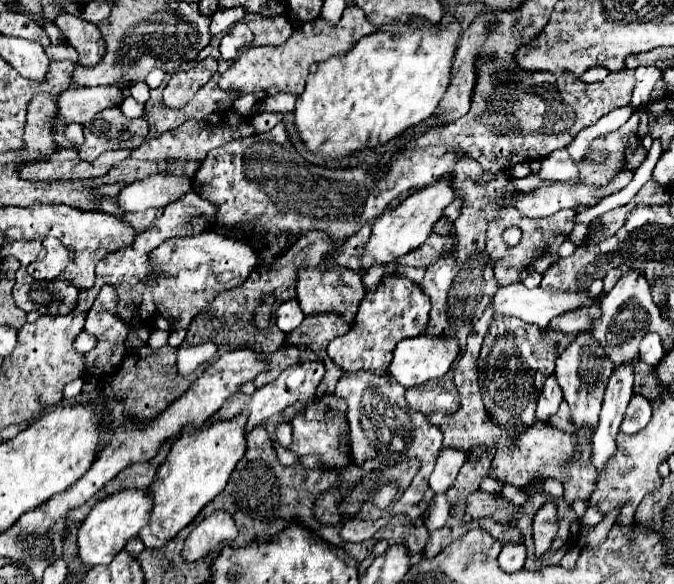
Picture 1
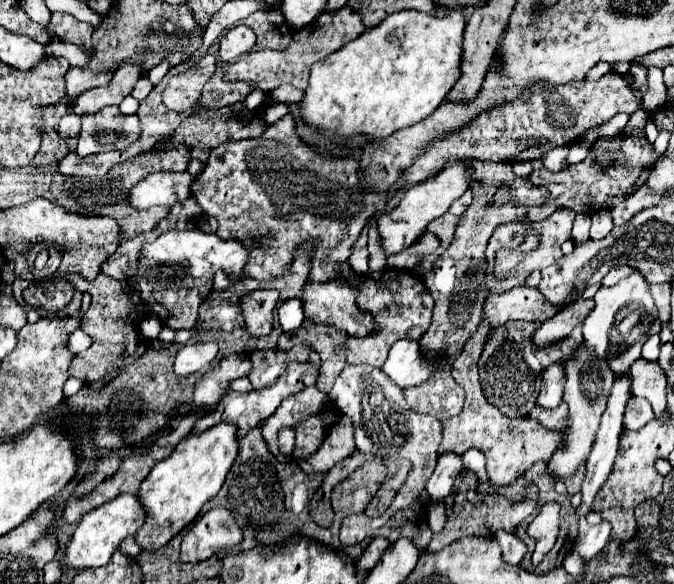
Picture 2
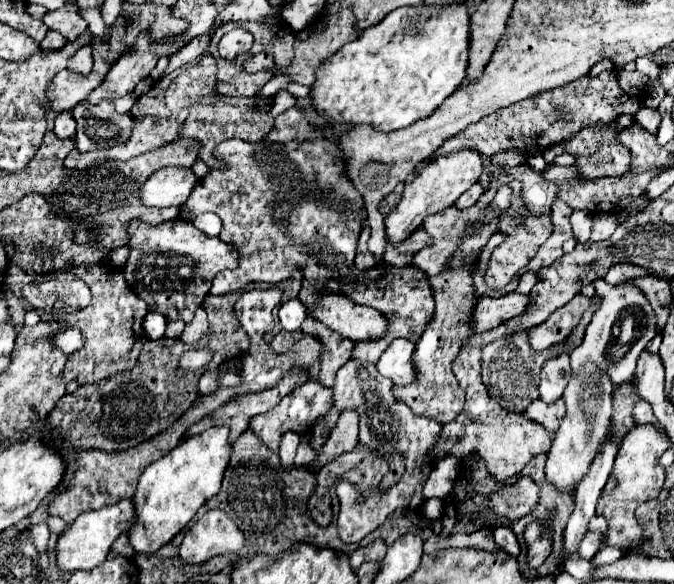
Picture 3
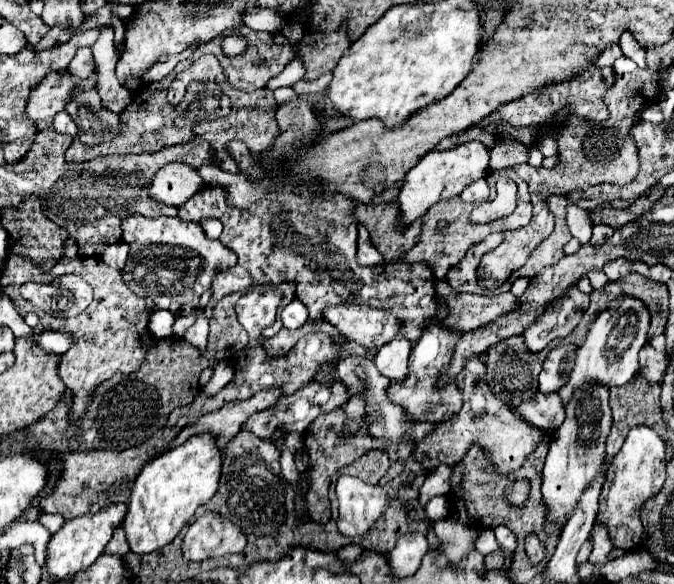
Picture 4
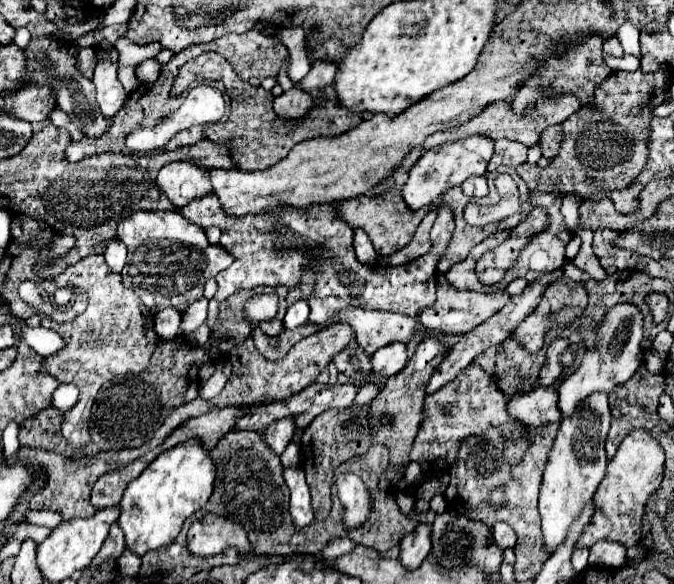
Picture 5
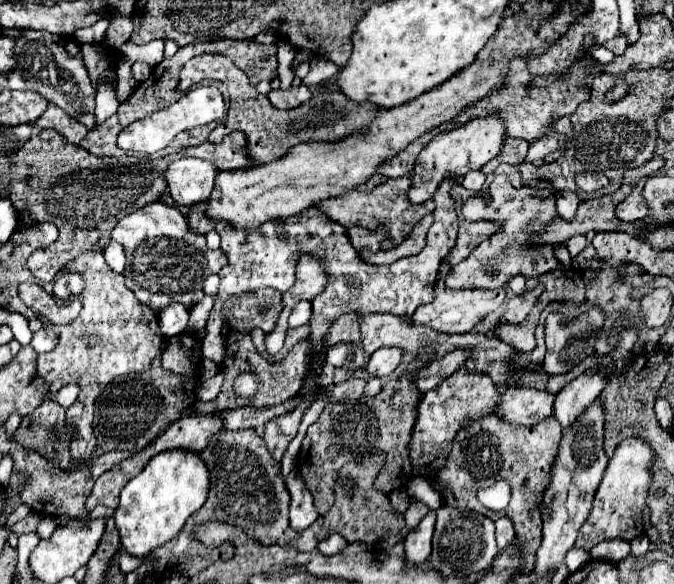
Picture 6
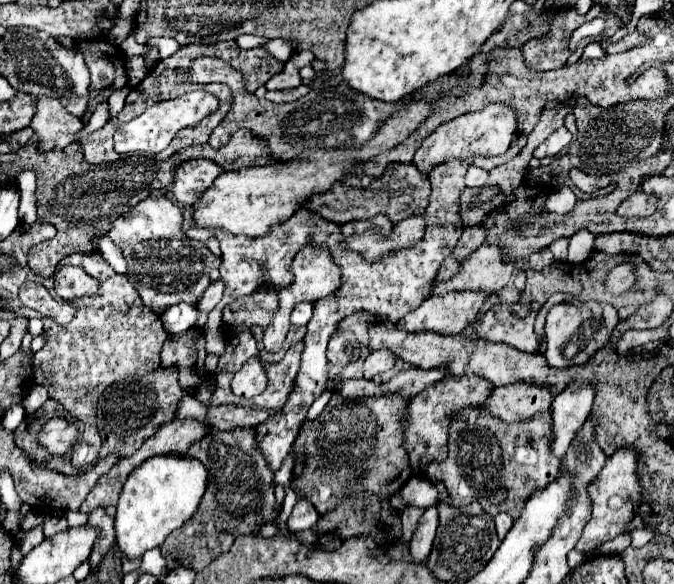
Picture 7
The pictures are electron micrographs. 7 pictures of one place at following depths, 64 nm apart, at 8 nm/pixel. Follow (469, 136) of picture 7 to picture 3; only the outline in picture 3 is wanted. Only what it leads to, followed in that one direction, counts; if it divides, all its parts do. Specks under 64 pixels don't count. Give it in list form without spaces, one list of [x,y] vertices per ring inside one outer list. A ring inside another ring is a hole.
[[[460,150],[456,154],[436,158],[420,166],[414,174],[414,180],[406,184],[400,204],[384,218],[386,240],[392,244],[404,242],[416,228],[424,224],[426,216],[438,214],[448,206],[452,206],[458,200],[458,196],[462,196],[472,184],[478,182],[480,174],[482,174],[482,158],[478,152],[472,152],[472,150]]]

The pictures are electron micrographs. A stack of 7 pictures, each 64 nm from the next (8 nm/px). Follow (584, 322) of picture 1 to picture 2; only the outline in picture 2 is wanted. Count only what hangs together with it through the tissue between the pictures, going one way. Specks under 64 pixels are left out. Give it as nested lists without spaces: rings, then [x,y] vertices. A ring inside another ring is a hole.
[[[576,300],[576,302],[572,302],[570,306],[566,306],[562,312],[552,316],[548,322],[544,322],[536,330],[536,334],[534,334],[536,344],[546,346],[546,344],[552,344],[552,342],[568,336],[576,324],[580,324],[588,318],[592,308],[594,308],[594,300]]]

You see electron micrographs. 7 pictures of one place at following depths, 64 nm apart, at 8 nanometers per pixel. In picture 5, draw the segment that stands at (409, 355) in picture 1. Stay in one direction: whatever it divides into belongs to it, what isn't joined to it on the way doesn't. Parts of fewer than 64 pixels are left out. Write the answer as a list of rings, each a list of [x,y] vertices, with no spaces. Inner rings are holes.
[[[388,344],[386,348],[380,348],[376,354],[372,354],[370,360],[376,376],[380,378],[396,376],[406,366],[408,360],[406,344]]]

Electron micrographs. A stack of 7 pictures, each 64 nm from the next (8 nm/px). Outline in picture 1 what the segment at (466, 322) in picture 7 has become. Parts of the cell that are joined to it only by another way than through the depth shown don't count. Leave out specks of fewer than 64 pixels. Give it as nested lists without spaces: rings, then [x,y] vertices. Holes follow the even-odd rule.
[[[522,282],[518,284],[510,284],[506,288],[498,288],[496,296],[494,296],[494,306],[496,306],[496,312],[498,314],[504,314],[504,316],[516,316],[528,324],[536,324],[540,328],[548,326],[550,320],[554,316],[560,316],[564,312],[570,312],[570,310],[576,310],[576,308],[582,308],[582,306],[590,306],[590,304],[598,304],[600,302],[600,296],[592,298],[586,290],[584,292],[554,292],[550,288],[526,288]]]

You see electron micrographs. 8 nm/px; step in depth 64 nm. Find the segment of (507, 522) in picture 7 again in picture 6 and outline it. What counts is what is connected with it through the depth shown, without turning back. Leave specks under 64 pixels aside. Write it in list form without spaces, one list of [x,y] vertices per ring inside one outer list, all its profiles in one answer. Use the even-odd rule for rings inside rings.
[[[508,518],[496,520],[496,542],[498,542],[498,546],[506,548],[514,538],[516,538],[516,532],[514,532],[512,522]]]

